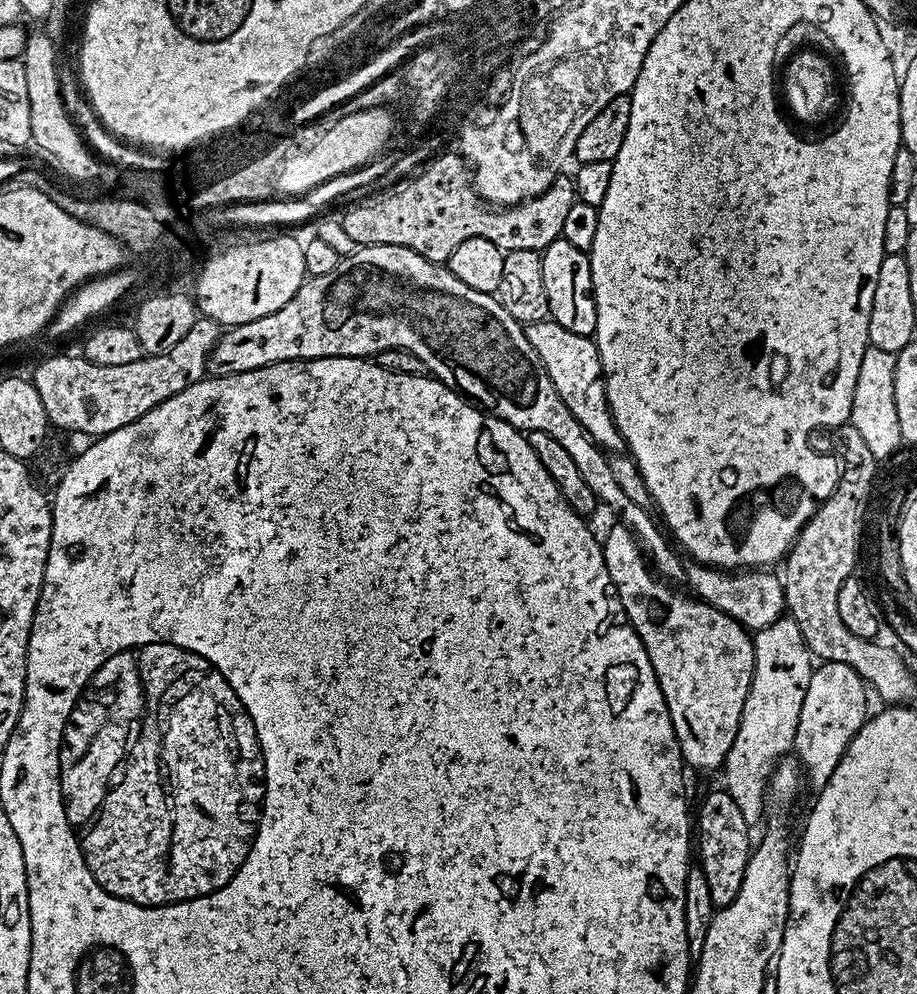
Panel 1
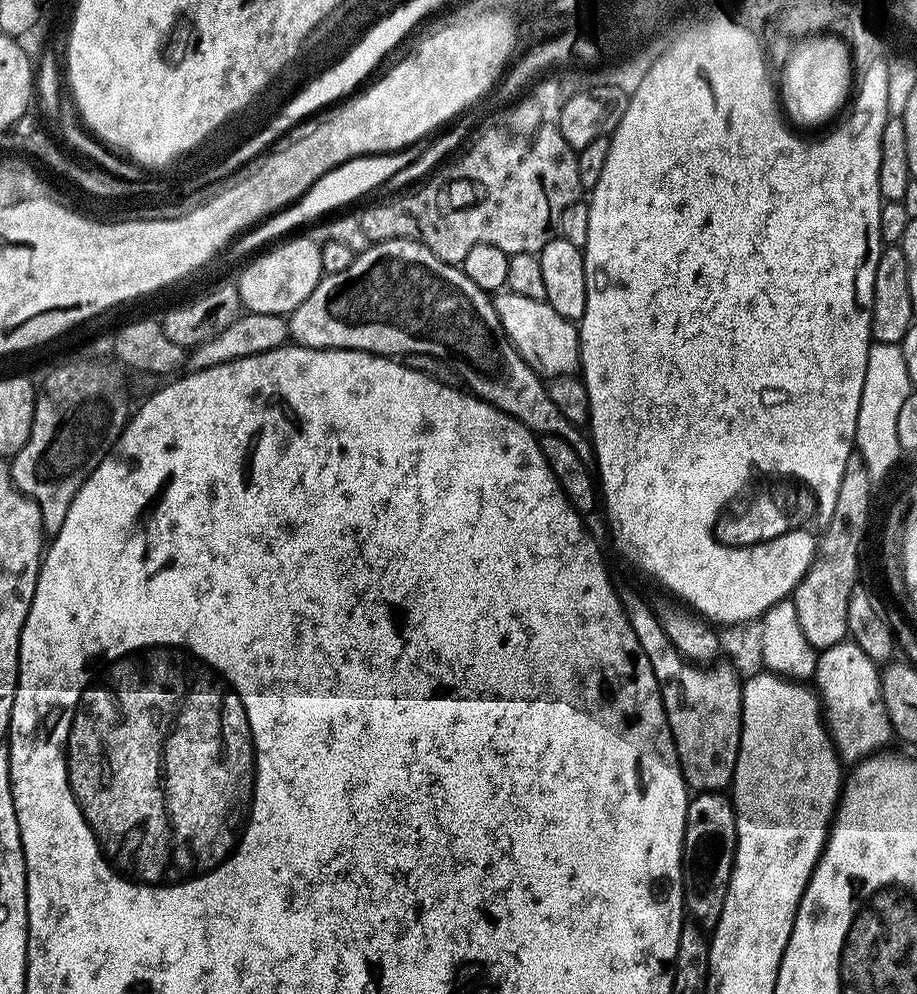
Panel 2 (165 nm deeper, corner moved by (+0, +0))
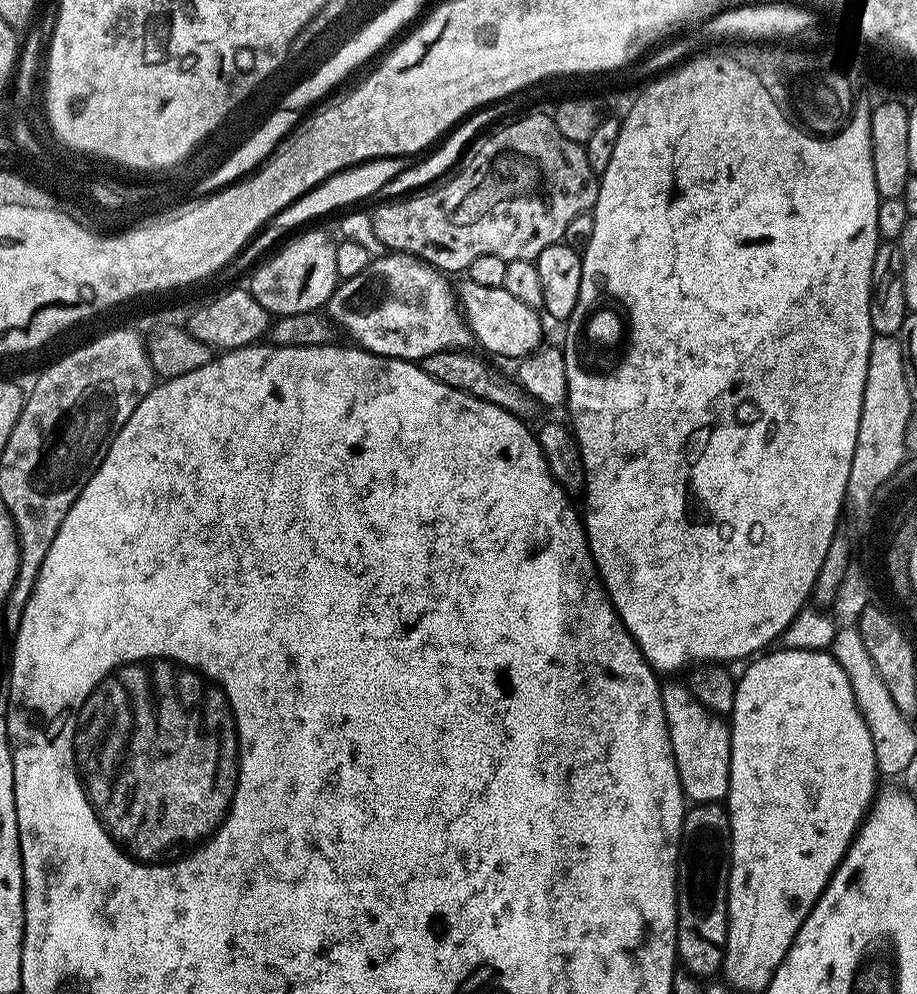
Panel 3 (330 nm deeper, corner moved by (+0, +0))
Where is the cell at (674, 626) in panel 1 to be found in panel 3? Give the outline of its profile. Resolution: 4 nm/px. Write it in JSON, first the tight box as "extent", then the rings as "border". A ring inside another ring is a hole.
{"extent":[660,687,734,804],"border":[[[665,687],[660,697],[674,750],[674,762],[685,797],[696,804],[723,801],[728,795],[730,774],[734,770],[729,725],[714,718],[712,713],[700,705],[687,687]]]}

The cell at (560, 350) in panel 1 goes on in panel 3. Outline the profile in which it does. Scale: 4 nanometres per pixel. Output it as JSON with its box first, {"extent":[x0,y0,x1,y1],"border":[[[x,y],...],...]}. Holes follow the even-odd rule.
{"extent":[458,282,541,358],"border":[[[464,282],[460,292],[458,288],[458,308],[474,340],[496,356],[519,358],[528,355],[541,345],[541,313],[537,309],[525,306],[523,302],[518,302],[518,298],[506,294],[504,288],[491,288]]]}

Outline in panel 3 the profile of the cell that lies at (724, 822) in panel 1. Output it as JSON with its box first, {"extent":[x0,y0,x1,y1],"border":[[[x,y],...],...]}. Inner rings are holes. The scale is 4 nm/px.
{"extent":[676,803,732,978],"border":[[[719,803],[696,804],[684,813],[684,825],[680,831],[680,863],[676,865],[676,954],[683,971],[689,976],[703,978],[719,973],[724,966],[724,950],[728,947],[728,875],[732,869],[732,827],[727,811]]]}

